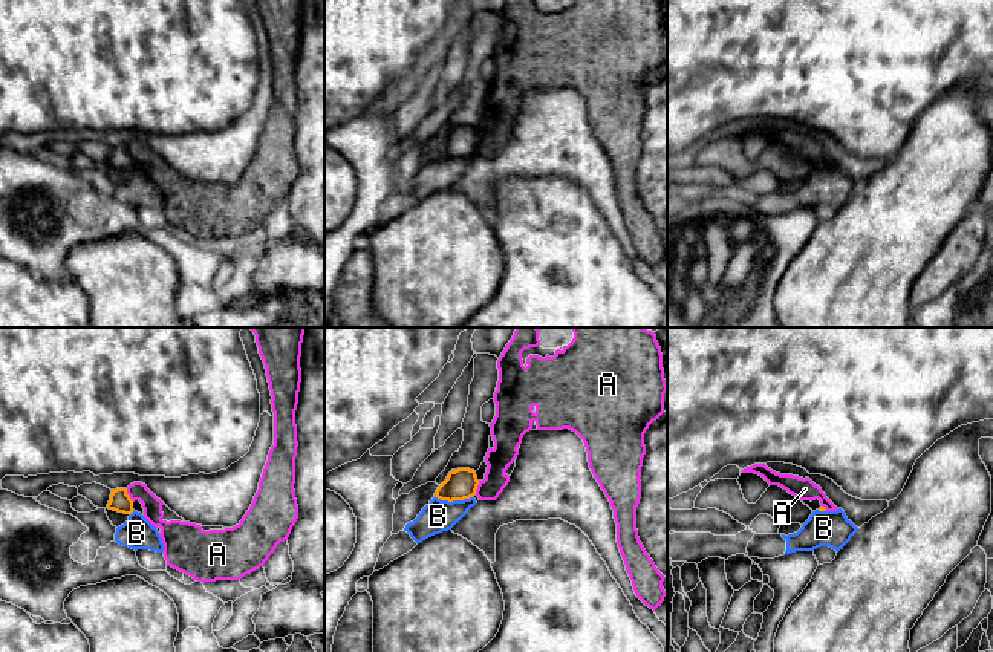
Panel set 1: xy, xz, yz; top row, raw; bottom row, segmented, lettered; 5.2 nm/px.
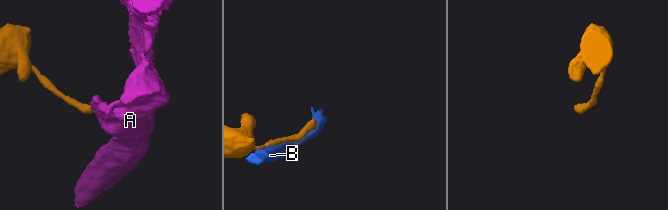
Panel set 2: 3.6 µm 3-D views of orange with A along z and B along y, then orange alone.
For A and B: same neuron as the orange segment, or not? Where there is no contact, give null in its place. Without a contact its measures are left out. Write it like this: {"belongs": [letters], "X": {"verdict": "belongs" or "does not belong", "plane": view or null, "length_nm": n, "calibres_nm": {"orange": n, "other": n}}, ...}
{"belongs": [], "A": {"verdict": "does not belong", "plane": "xy", "length_nm": 80, "calibres_nm": {"orange": 110, "other": 100}}, "B": {"verdict": "does not belong", "plane": "xz", "length_nm": 200, "calibres_nm": {"orange": 160, "other": 170}}}

